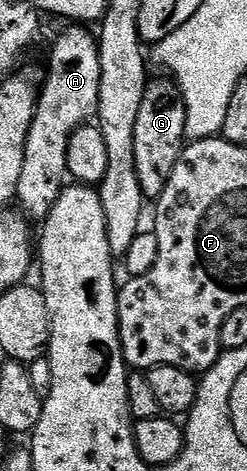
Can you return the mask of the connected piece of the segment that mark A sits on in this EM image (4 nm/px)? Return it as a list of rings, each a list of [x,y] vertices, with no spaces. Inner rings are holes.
[[[74,23],[66,29],[54,41],[54,46],[50,49],[50,66],[46,69],[46,81],[41,82],[38,95],[38,106],[36,115],[32,119],[32,127],[28,131],[28,147],[24,151],[24,171],[20,174],[18,184],[17,204],[21,212],[27,218],[41,223],[52,211],[56,199],[61,195],[62,190],[68,184],[68,147],[70,137],[80,126],[87,124],[98,112],[98,100],[100,99],[100,51],[98,50],[98,39],[93,32],[89,33],[89,28],[81,24]]]

